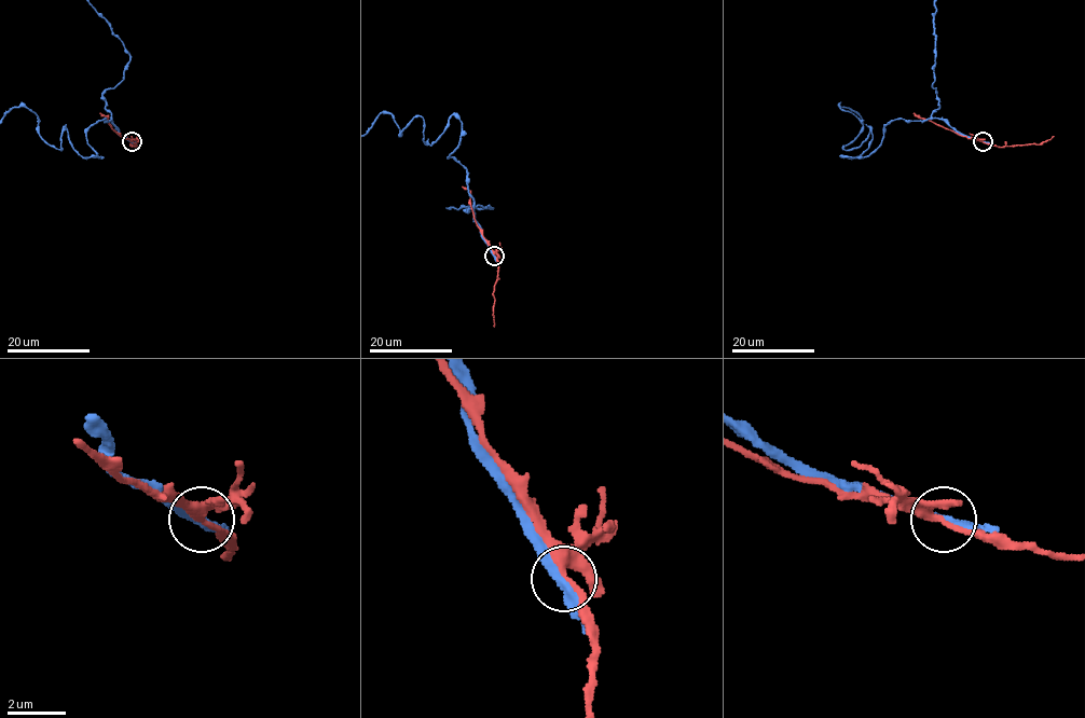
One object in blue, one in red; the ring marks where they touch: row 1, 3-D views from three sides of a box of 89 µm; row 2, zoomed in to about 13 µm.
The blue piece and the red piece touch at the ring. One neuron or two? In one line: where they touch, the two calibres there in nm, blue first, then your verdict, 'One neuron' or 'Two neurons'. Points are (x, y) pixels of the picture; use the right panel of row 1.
Place: (983, 141). Thickness 300 nm (blue) against 280 nm. Two neurons

